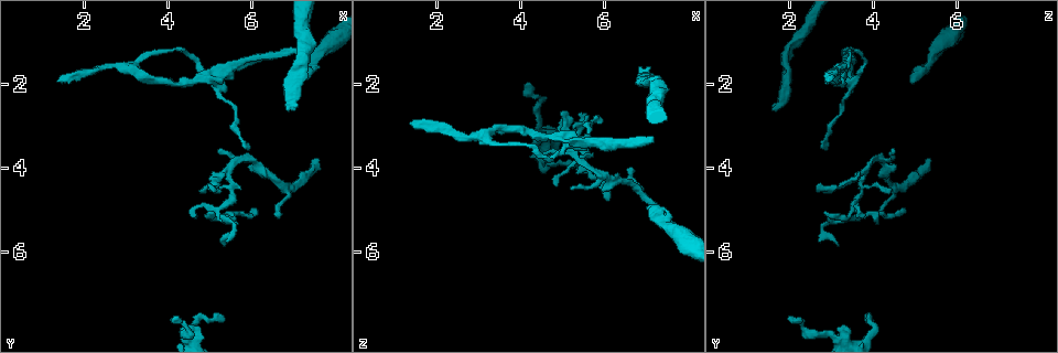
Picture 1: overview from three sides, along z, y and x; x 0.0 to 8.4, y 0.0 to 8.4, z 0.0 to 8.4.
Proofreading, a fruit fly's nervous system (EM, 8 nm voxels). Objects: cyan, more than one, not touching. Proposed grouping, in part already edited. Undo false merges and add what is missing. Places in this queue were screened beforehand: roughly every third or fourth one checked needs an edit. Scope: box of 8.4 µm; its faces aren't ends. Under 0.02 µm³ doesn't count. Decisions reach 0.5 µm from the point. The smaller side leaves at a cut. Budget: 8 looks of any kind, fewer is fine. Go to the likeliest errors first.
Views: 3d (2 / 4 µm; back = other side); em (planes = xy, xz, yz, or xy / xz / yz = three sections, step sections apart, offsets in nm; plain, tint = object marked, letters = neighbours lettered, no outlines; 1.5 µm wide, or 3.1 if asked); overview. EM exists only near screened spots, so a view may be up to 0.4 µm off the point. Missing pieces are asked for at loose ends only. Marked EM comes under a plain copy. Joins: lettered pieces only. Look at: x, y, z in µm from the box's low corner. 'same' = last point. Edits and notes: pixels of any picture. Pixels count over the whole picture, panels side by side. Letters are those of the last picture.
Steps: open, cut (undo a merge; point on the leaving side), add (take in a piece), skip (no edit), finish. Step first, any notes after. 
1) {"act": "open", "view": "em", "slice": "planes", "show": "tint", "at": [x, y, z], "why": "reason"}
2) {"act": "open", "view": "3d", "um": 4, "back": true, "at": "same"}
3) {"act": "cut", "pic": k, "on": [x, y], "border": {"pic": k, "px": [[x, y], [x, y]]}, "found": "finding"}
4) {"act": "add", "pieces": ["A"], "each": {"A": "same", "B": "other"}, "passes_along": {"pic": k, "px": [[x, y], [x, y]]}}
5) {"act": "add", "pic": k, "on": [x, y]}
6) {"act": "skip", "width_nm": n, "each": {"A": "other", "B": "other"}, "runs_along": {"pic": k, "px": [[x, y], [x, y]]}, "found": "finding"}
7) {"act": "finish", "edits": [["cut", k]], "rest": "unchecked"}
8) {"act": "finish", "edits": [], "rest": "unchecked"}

{"act": "open", "view": "3d", "um": 4, "at": [6.90, 2.60, 1.65], "why": "an open end"}

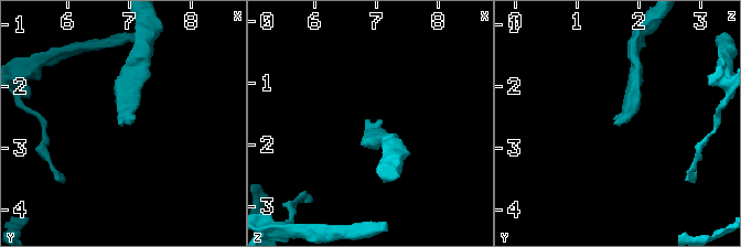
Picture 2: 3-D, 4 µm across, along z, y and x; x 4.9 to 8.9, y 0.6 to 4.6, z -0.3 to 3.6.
{"act": "open", "view": "em", "slice": "planes", "show": "letters", "at": [6.85, 2.60, 1.60]}

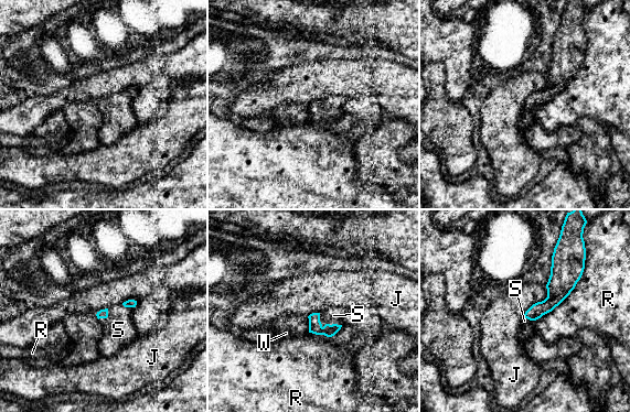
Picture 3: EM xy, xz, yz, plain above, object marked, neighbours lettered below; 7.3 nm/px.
{"act": "add", "pieces": ["S"], "each": {"J": "other", "R": "other", "S": "same", "W": "other"}, "passes_along": {"pic": 3, "px": [[316, 327], [327, 324], [333, 315]]}, "found": "it goes on there"}

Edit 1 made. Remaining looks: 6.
{"act": "open", "view": "em", "slice": "xz", "step": 4, "show": "letters", "at": [1.35, 1.95, 2.95], "why": "free end"}

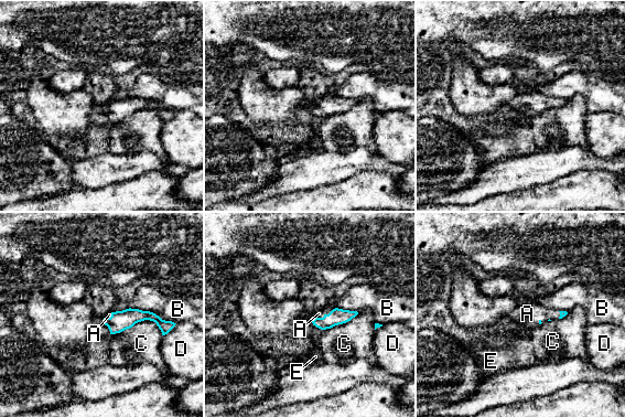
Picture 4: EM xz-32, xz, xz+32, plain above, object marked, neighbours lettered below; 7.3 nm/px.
{"act": "open", "view": "em", "slice": "planes", "show": "letters", "at": "same"}

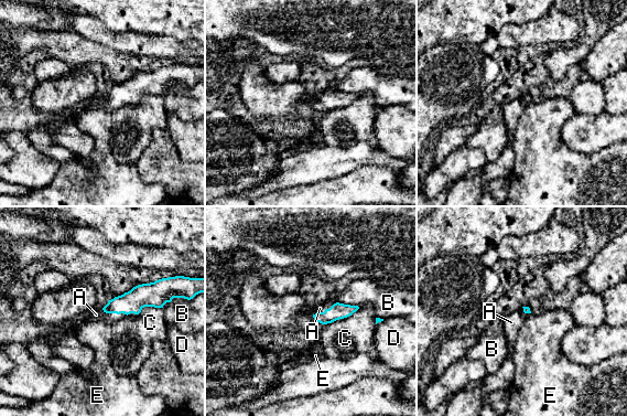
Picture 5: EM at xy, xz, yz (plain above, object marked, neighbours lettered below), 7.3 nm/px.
{"act": "add", "pieces": ["A"], "longest_contact_nm": ["C", 300], "each": {"A": "same", "B": "other", "C": "other", "D": "other", "E": "other"}, "found": "the neuron continues"}

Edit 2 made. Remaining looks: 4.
{"act": "open", "view": "overview", "why": "redraw"}

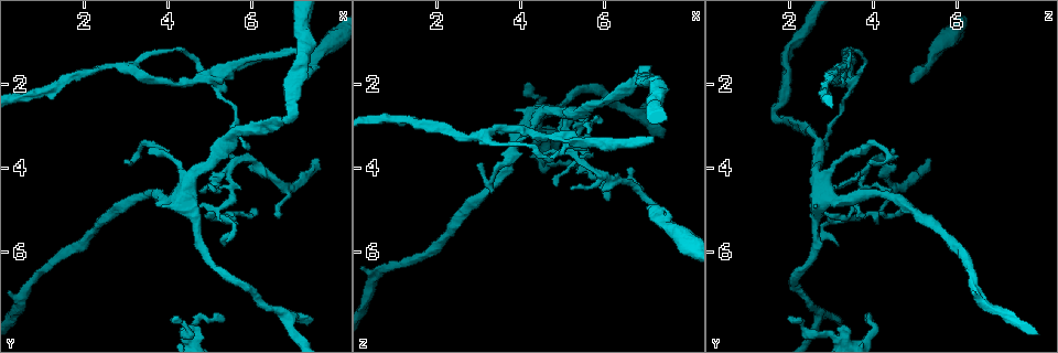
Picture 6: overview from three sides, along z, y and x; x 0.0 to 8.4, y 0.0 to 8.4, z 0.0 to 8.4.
{"act": "open", "view": "em", "slice": "xy", "step": 4, "show": "letters", "at": [4.15, 7.50, 1.95], "why": "tapers out"}

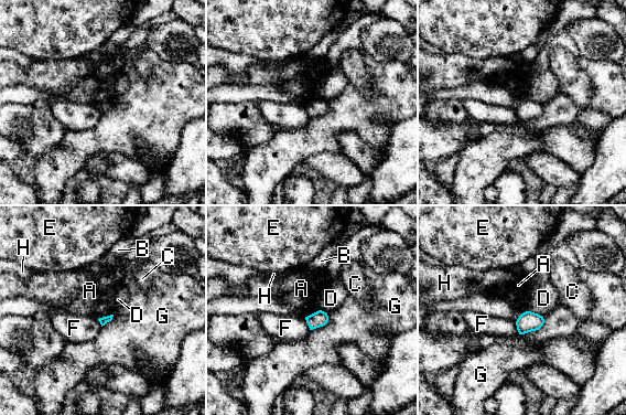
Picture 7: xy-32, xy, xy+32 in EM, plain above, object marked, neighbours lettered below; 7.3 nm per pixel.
{"act": "skip", "each": {"A": "other", "B": "other", "C": "other", "D": "other", "E": "other", "F": "other", "G": "other", "H": "other"}, "border": {"pic": 7, "px": [[112, 314], [98, 319]]}, "found": "no lettered piece goes on from it"}

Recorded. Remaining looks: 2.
{"act": "finish", "edits": [["add", 3], ["add", 5]], "rest": "unchecked"}

